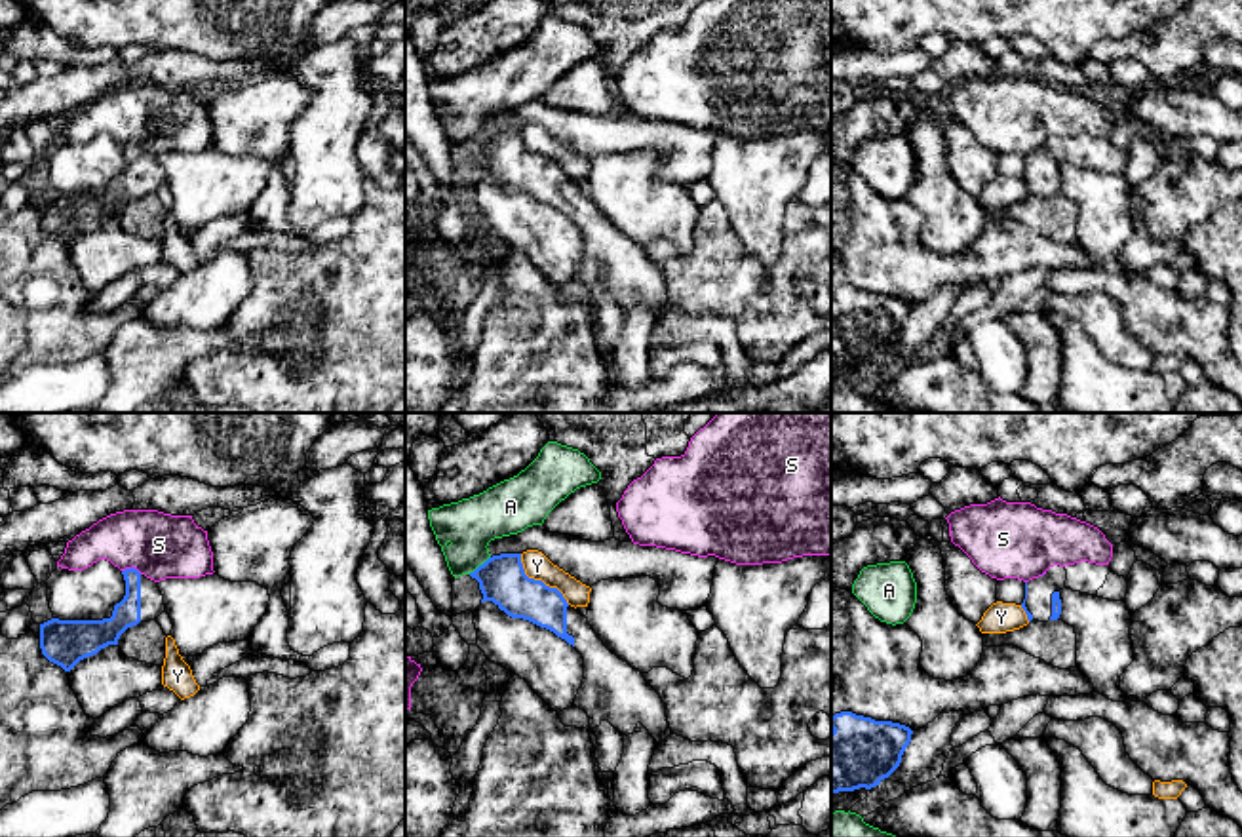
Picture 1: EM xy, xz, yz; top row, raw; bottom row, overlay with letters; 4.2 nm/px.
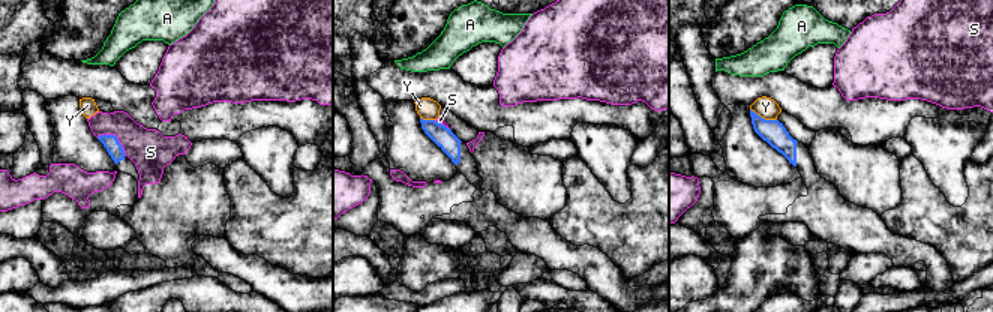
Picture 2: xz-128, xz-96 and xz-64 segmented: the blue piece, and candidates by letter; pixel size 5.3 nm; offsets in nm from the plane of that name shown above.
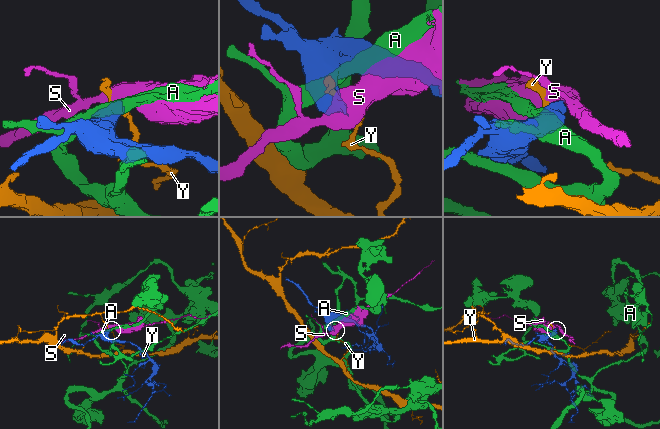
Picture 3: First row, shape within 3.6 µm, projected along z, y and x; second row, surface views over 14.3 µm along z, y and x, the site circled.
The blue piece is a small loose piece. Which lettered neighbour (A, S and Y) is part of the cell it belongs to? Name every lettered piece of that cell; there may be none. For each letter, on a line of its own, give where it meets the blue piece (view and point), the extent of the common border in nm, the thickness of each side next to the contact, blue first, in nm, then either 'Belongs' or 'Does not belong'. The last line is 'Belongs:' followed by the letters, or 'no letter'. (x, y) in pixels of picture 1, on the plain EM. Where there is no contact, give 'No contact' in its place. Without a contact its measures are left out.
A: Touches blue at xz (480, 139). Shared border 120 nm. Thickness 200 nm (blue) against 220 nm. Does not belong
S: Touches blue at xy (132, 141). Shared border 90 nm. Thickness 120 nm (blue) against 280 nm. Does not belong
Y: Touches blue at xz (539, 155). Shared border 300 nm. Thickness 200 nm (blue) against 110 nm. Does not belong
Belongs: no letter

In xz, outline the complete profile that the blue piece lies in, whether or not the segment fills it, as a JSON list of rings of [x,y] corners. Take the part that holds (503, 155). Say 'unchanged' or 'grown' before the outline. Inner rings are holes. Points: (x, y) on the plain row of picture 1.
grown; [[[521,127],[493,129],[470,150],[479,156],[481,177],[493,175],[508,190],[553,205],[582,228],[584,253],[572,280],[588,287],[590,302],[609,295],[628,310],[641,297],[656,318],[673,308],[666,280],[643,247],[612,228],[557,162],[529,152]]]

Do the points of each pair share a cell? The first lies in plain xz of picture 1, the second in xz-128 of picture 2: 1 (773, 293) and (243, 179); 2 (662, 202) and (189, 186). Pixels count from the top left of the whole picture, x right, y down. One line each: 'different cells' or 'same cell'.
1: same cell
2: same cell

